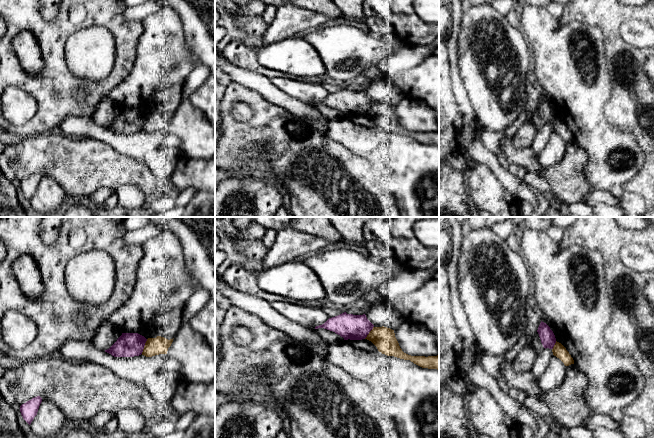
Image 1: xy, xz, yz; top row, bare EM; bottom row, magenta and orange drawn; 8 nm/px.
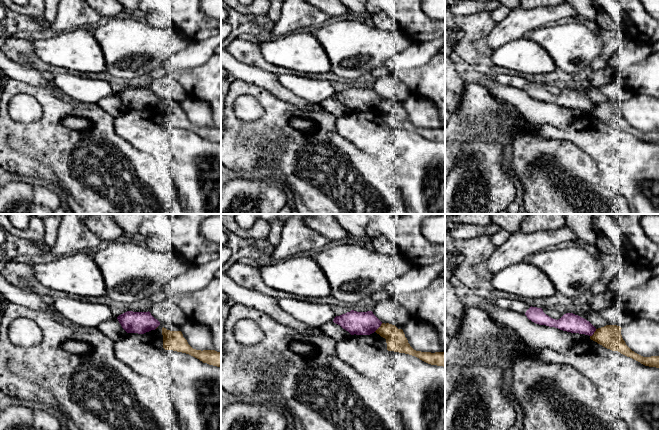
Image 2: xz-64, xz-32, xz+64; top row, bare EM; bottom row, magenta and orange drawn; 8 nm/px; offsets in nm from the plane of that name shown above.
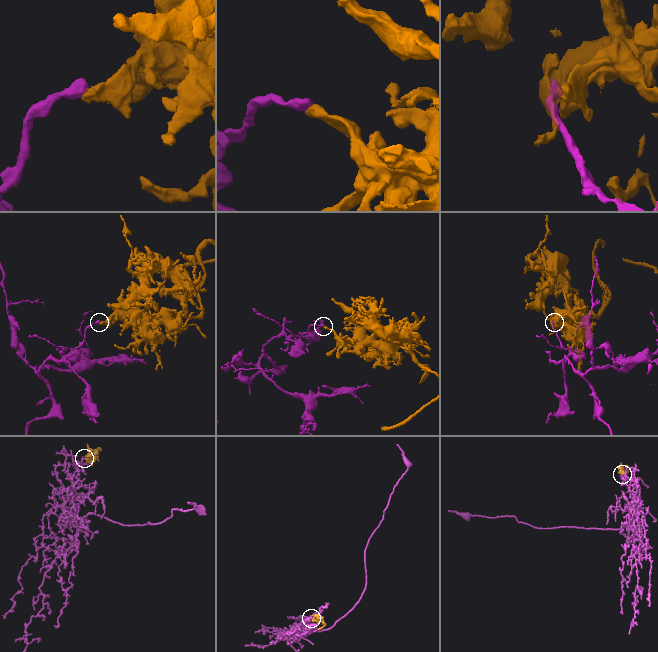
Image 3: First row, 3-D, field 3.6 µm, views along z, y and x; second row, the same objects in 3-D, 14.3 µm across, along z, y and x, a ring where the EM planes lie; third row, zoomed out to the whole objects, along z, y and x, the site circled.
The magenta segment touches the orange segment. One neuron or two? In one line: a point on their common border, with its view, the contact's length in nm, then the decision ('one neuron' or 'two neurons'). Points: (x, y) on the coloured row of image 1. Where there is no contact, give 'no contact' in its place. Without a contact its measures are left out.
xy (144, 345) | 130 nm | two neurons

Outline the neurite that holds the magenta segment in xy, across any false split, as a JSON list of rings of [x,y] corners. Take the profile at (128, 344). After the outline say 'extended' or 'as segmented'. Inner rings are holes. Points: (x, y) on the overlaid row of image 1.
[[[122,333],[105,352],[114,357],[134,357],[142,354],[147,339],[138,333]]]; as segmented

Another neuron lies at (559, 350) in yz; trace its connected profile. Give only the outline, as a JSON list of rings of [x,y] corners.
[[[556,341],[553,349],[552,349],[553,355],[559,358],[565,366],[569,366],[571,364],[574,364],[574,360],[569,354],[569,352],[566,350],[566,348],[559,342]]]

